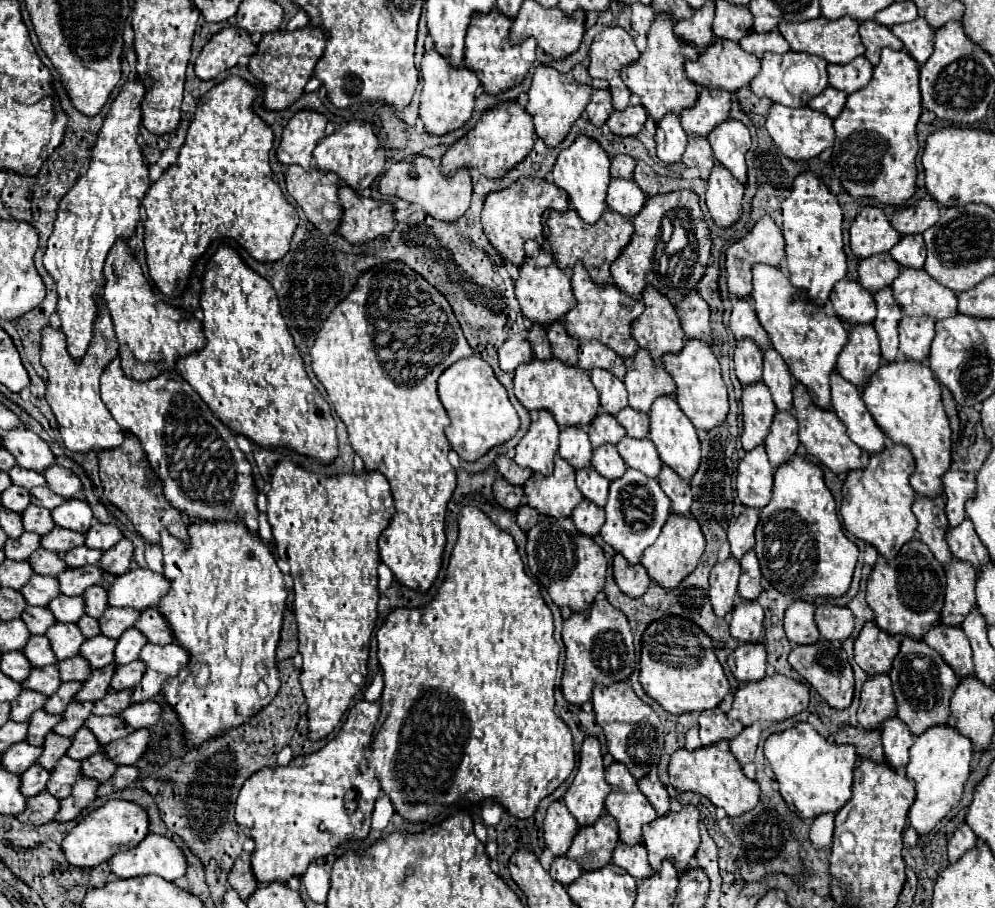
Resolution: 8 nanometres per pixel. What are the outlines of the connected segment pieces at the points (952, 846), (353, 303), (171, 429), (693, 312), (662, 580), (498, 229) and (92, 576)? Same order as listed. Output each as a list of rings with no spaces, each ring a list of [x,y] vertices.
[[[962,823],[954,833],[952,837],[948,839],[948,859],[950,863],[958,861],[962,857],[962,853],[966,853],[968,849],[972,849],[976,845],[976,835],[974,831],[970,829],[968,823]]]
[[[384,261],[380,267],[360,273],[350,295],[334,307],[330,319],[318,331],[310,355],[318,381],[324,385],[338,417],[348,427],[350,445],[364,459],[364,467],[380,471],[392,487],[396,513],[392,527],[386,527],[378,539],[380,559],[406,587],[430,589],[440,571],[446,545],[444,515],[456,487],[456,471],[448,463],[450,443],[444,435],[450,419],[438,399],[436,381],[452,363],[472,355],[450,303],[422,275],[406,267],[406,263]]]
[[[112,359],[100,377],[100,393],[102,393],[104,405],[108,407],[112,417],[118,421],[118,425],[140,439],[150,465],[154,467],[156,475],[164,481],[166,499],[182,515],[186,515],[188,521],[198,521],[198,519],[228,521],[228,519],[240,517],[250,531],[258,531],[258,511],[256,511],[256,501],[254,501],[252,467],[246,455],[238,449],[234,441],[234,433],[226,425],[222,425],[222,421],[214,417],[210,407],[202,403],[202,397],[190,387],[190,383],[186,383],[186,379],[180,377],[180,373],[166,371],[154,379],[136,381],[136,379],[126,377],[126,373],[120,367],[120,359]]]
[[[692,291],[690,295],[684,295],[682,301],[676,305],[678,317],[682,323],[682,329],[686,333],[686,339],[710,339],[710,309],[708,303],[698,295],[698,291]]]
[[[672,515],[666,521],[666,527],[662,527],[662,535],[656,539],[654,545],[650,545],[644,555],[642,555],[642,565],[646,567],[648,575],[652,581],[660,583],[666,589],[676,587],[686,575],[690,575],[694,571],[694,567],[698,565],[702,553],[704,553],[704,535],[702,535],[702,527],[698,527],[698,519],[694,519],[692,515]]]
[[[520,177],[510,187],[492,191],[486,197],[484,209],[482,209],[484,233],[506,261],[512,261],[516,267],[520,267],[524,261],[524,241],[534,239],[540,245],[544,241],[542,215],[546,209],[566,211],[568,209],[566,191],[562,191],[560,187],[554,187],[554,183],[548,183],[546,179],[540,179],[540,177]]]
[[[86,565],[78,569],[64,571],[58,575],[58,583],[62,589],[62,595],[82,595],[88,587],[98,585],[104,577],[104,571],[96,565]]]

